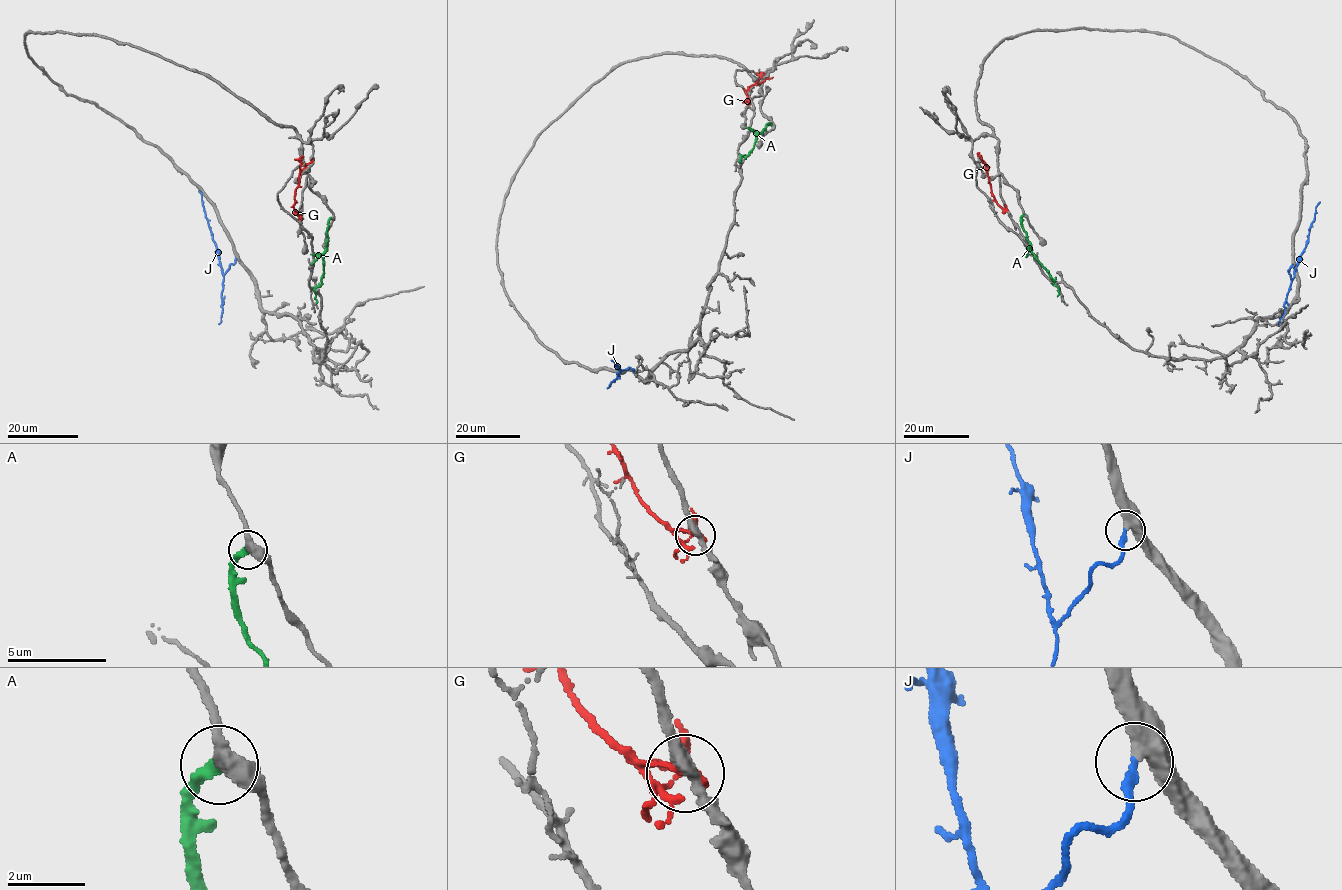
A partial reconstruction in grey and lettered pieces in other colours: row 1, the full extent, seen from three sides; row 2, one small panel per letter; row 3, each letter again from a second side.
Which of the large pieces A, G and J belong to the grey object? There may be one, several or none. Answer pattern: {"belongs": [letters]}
{"belongs": ["J"]}

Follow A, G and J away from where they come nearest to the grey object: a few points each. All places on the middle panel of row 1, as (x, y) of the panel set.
A: (772, 125), (768, 123), (758, 133), (753, 147), (747, 156), (740, 156), (740, 161)
G: (749, 103), (745, 91), (759, 80), (762, 72), (764, 74)
J: (634, 371), (628, 367), (622, 369), (607, 388)

